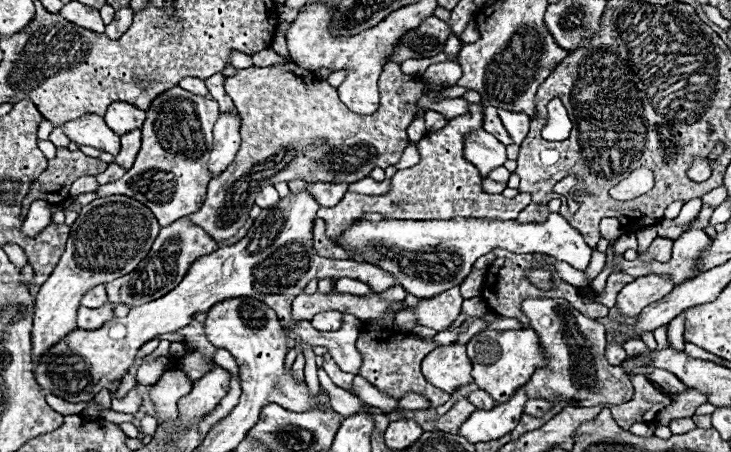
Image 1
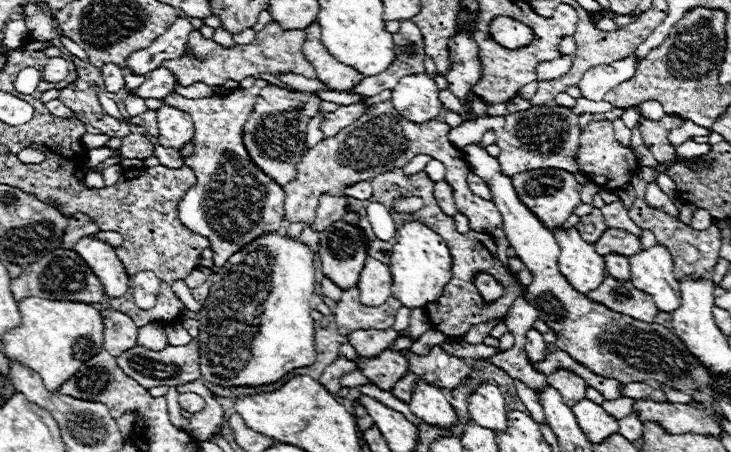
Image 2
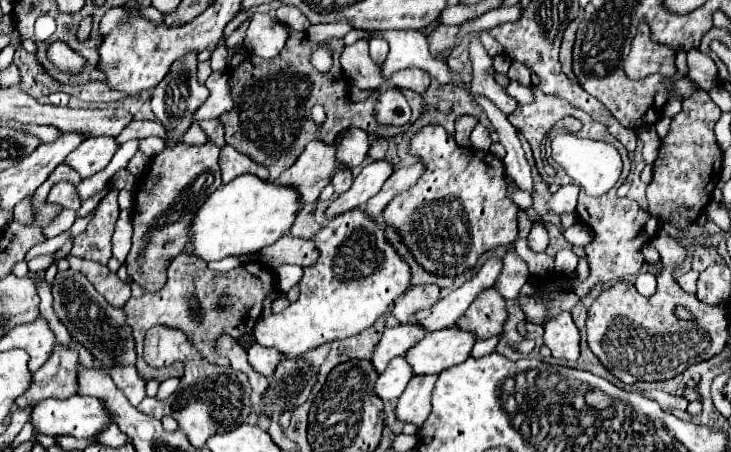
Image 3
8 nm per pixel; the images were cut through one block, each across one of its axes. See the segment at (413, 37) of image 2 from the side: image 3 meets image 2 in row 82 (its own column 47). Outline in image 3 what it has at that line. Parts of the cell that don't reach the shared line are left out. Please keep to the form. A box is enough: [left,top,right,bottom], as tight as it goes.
[16,342,78,408]

